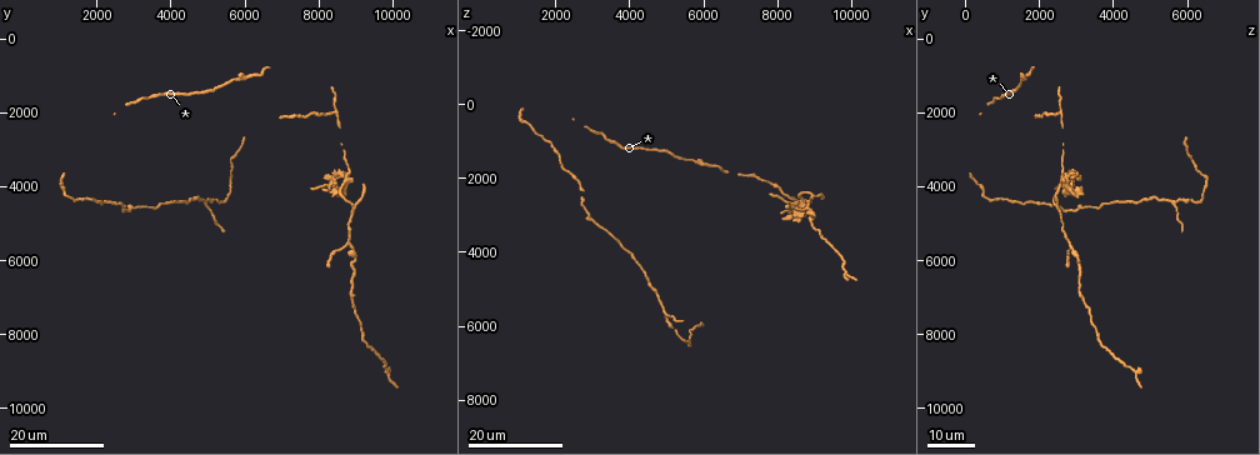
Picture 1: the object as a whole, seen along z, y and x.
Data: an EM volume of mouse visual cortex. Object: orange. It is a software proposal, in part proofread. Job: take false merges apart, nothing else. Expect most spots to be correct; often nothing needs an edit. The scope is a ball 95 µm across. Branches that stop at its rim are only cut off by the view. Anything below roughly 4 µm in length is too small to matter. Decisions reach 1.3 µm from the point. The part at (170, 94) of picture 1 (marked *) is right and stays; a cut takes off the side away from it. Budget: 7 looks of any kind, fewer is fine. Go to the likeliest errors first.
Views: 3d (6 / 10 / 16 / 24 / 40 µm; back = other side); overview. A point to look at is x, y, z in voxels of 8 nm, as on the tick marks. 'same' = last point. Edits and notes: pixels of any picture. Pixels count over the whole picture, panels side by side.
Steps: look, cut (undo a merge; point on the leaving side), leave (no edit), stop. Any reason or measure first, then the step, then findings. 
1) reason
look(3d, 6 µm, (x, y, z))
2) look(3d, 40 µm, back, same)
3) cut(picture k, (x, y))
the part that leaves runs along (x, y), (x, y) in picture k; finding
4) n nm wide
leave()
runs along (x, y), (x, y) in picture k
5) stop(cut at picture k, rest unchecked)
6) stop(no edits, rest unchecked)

three-way junction
look(3d, 24 µm, (8900, 4500, 2400))

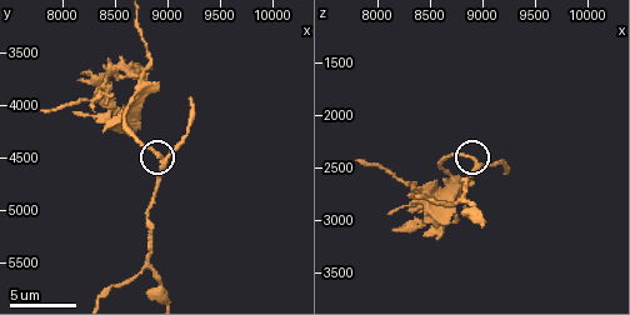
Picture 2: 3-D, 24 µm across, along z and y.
closer look
look(3d, 10 µm, (8980, 4520, 2480))

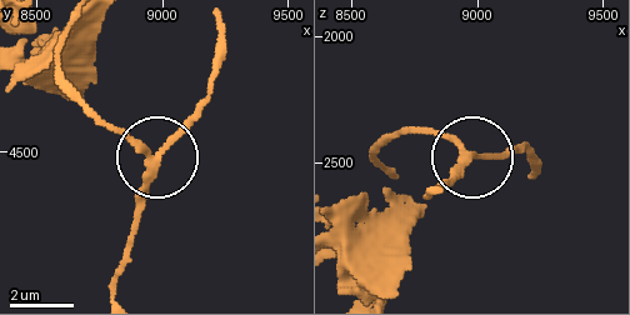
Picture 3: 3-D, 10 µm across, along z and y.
190 nm wide
cut(picture 3, (173, 140))
a second neuron is stuck on

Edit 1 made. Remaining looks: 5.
three-way junction
look(3d, 16 µm, (8400, 2000, 2500))

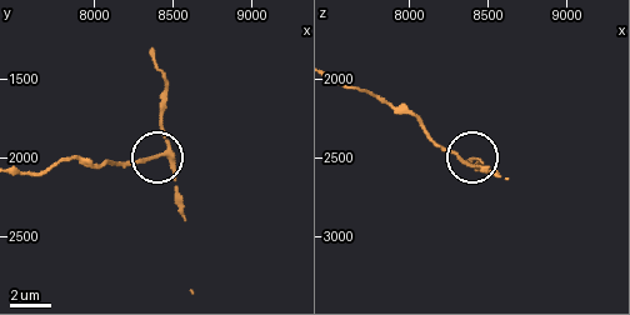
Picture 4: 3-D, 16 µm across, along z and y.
zoom in
look(3d, 10 µm, (8480, 1940, 2560))

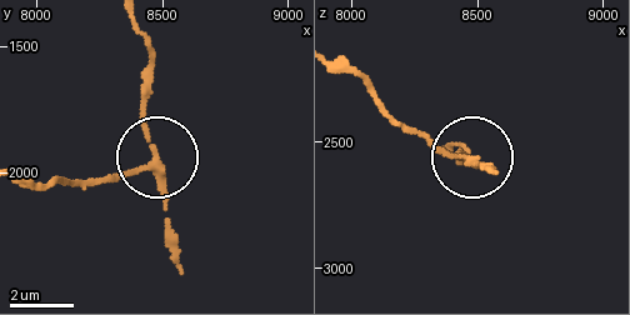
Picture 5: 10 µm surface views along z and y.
170 nm wide
cut(picture 5, (113, 181))
the part that leaves runs along (156, 164), (95, 180), (21, 180) in picture 5; two neurons meet here

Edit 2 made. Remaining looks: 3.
see it whole again
look(overview)

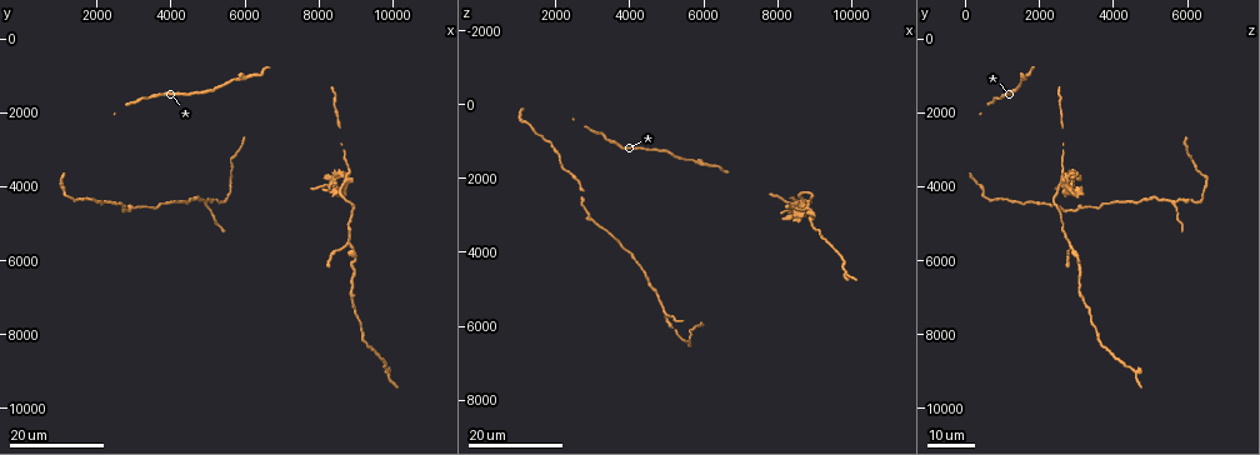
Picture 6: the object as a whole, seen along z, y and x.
three arms meet
look(3d, 16 µm, (8800, 5600, 2800))

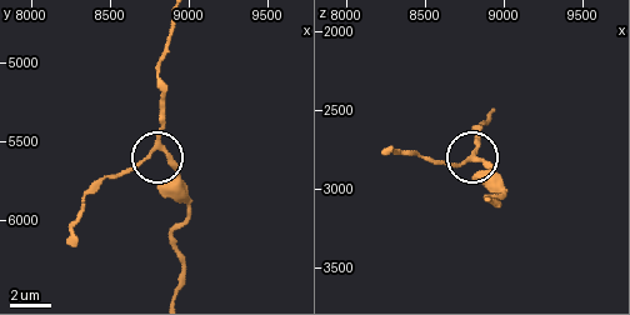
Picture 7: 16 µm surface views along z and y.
look(3d, 10 µm, (8800, 5520, 2800))

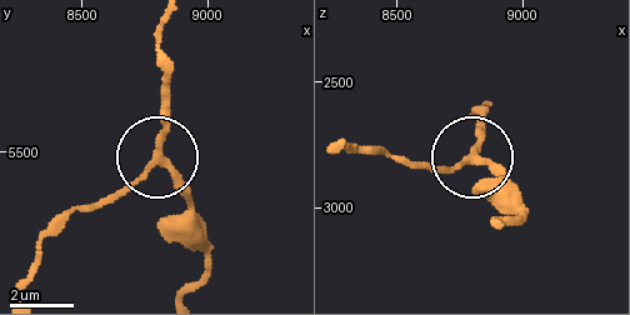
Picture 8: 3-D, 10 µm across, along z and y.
3 arms
leave()
runs along (161, 28), (159, 149), (105, 203) in picture 8; continuous, no second neuron

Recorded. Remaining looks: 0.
stop(cut at picture 3, cut at picture 5, rest unchecked)

